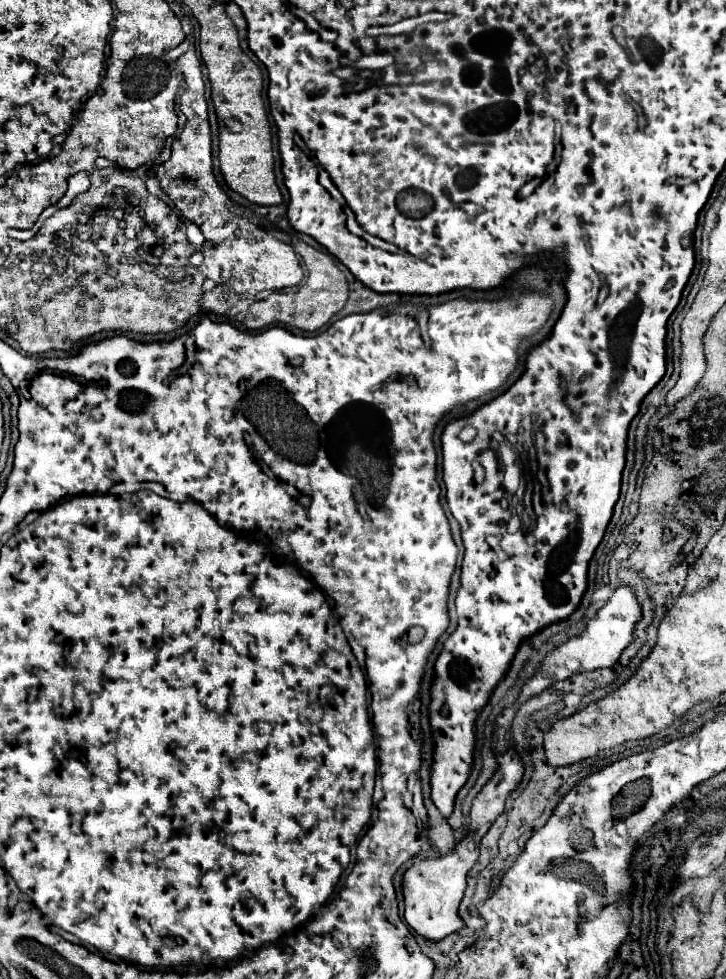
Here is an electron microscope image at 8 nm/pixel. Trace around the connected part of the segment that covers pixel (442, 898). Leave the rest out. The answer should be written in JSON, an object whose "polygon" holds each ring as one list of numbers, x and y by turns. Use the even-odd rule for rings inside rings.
{"polygon":[[456,844,454,852,450,852,448,856,442,856,436,860,420,860,420,862,414,862,414,866,406,870,404,874,404,904,406,904,404,918,414,928,414,932,424,936,426,940,440,942,446,936,464,928,464,920,458,914,458,906,464,898,466,876,474,864,476,862,464,862,464,850,460,852]]}

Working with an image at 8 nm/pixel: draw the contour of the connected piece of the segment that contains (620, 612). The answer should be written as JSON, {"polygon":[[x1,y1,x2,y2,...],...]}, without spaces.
{"polygon":[[622,584,614,594,612,598,606,602,604,608,600,608,600,612,588,622,586,630,568,640,566,644,558,646,552,654,548,654,540,666,540,670,534,674,534,678,522,688,522,694,520,696,526,696,526,700,542,694,546,688,550,688,554,682,560,682,560,680,568,680,570,676,574,674,580,674,580,672,594,672,594,670,602,670,602,668,612,668,620,654,624,652,624,648,628,644,632,644,634,640,634,630,636,630,636,624,642,620,642,606,636,598,636,592]]}

